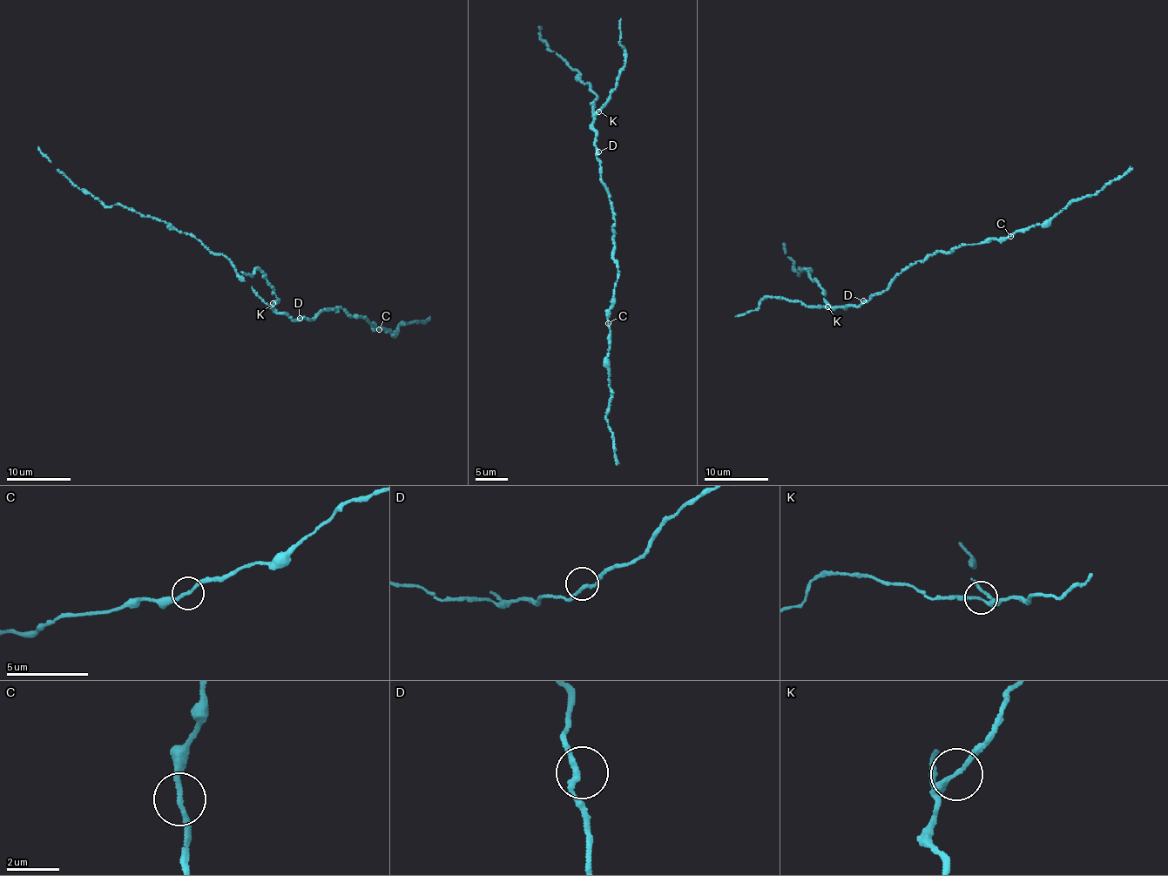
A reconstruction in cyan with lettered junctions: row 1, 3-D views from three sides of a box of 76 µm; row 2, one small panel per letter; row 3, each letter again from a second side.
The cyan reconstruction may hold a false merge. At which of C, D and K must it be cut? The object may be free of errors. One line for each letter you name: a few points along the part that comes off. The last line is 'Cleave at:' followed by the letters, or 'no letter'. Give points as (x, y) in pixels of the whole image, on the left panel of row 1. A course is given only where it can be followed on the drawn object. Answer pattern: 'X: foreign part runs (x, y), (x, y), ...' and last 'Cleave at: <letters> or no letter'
Cleave at: no letter

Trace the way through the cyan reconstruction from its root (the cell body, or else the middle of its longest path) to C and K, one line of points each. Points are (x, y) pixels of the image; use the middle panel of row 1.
C: (597, 151), (601, 179), (611, 202), (615, 222), (613, 252), (617, 281), (608, 323)
K: (597, 151), (591, 123), (599, 111)

